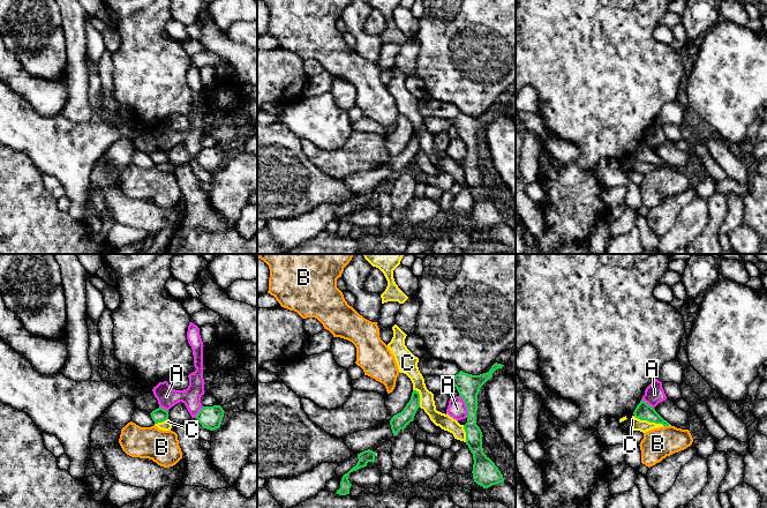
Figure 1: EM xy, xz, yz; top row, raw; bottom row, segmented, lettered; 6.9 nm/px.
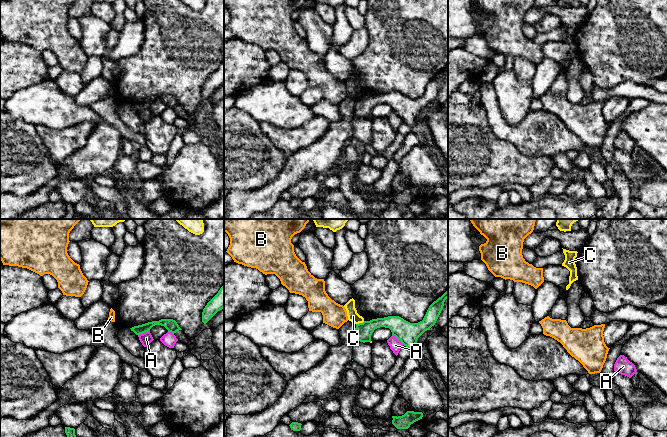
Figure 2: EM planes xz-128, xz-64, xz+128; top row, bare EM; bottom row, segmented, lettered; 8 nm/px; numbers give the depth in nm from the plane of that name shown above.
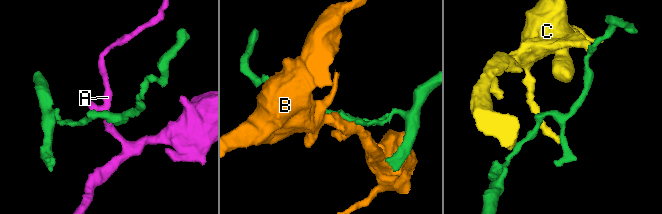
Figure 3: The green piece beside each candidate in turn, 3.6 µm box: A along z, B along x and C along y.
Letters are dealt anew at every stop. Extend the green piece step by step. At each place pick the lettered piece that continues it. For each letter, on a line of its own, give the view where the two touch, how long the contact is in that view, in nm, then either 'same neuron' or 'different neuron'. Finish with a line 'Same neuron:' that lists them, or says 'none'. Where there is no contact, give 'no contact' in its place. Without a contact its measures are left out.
A: meets green in xz; contact 170 nm long; different neuron
B: meets green in yz; contact 40 nm long; different neuron
C: meets green in yz; contact 240 nm long; different neuron
Same neuron: none

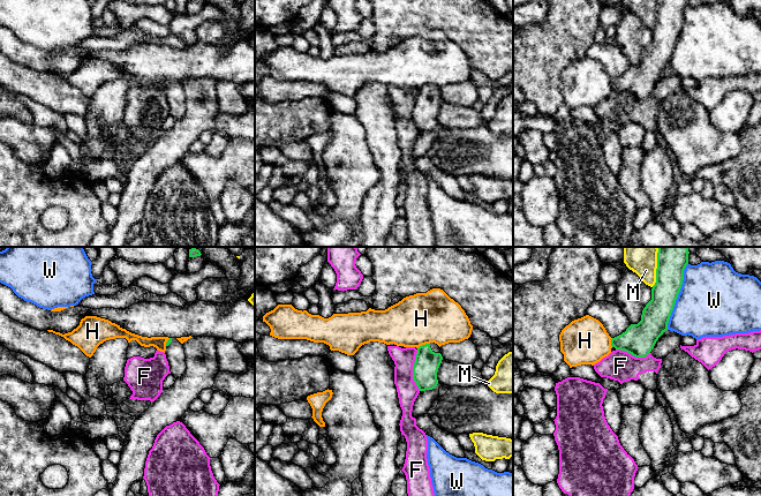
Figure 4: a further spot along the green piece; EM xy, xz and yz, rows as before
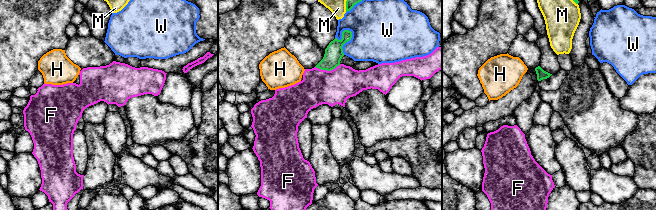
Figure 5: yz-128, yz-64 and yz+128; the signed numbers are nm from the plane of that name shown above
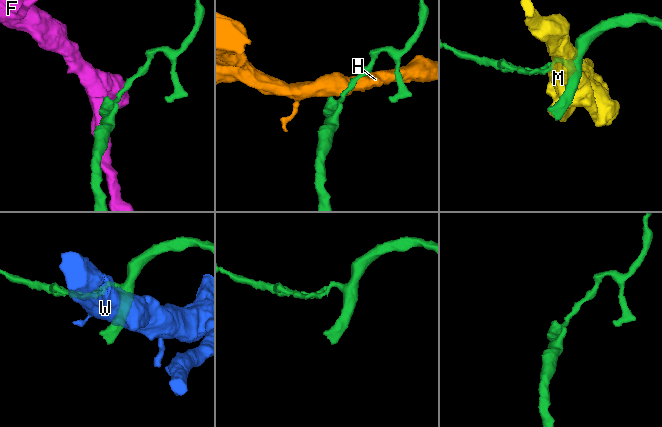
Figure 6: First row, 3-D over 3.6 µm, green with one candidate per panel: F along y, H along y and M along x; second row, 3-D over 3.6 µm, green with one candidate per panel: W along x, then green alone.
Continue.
F: meets green in xz; contact 280 nm long; different neuron
H: meets green in xz; contact 100 nm long; different neuron
M: meets green in yz; contact 200 nm long; different neuron
W: meets green in yz; contact 480 nm long; different neuron
Same neuron: none

